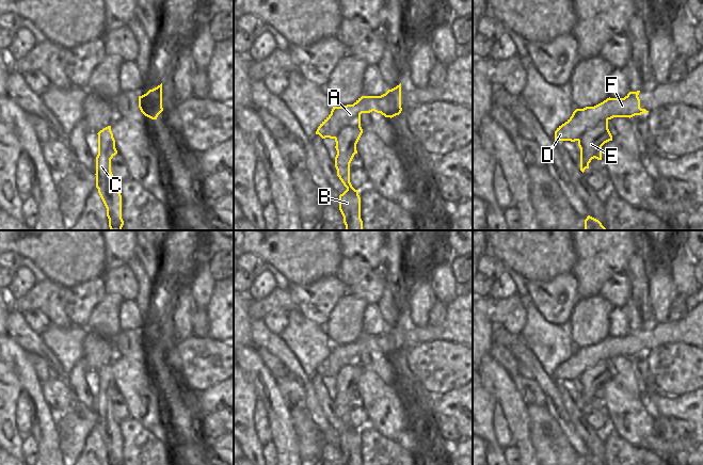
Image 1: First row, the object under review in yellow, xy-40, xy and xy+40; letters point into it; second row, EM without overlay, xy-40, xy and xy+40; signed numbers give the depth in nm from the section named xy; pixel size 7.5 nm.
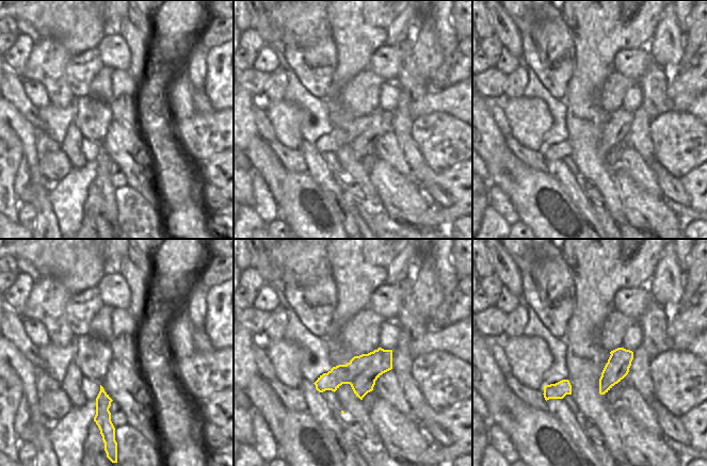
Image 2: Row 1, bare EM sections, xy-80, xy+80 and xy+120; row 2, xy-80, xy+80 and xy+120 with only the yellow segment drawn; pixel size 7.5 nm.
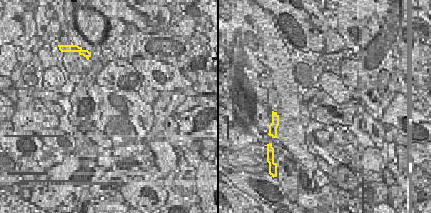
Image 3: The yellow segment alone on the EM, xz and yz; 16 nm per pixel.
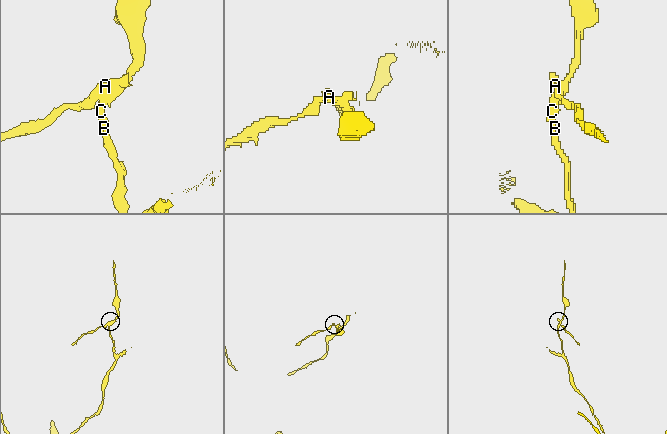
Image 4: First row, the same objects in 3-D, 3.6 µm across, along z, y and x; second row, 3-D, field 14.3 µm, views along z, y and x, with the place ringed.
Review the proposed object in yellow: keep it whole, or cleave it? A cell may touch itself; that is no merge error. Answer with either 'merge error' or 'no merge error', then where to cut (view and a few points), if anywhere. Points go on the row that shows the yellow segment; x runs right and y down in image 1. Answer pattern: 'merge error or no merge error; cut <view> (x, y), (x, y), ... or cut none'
merge error; cut xy+40 (607, 119), (588, 129), (577, 140)

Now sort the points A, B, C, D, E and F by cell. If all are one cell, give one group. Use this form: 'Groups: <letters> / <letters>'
Groups: A D F / B C E.

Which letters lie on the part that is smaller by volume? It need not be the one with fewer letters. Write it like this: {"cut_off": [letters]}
{"cut_off": ["A", "D", "F"]}

